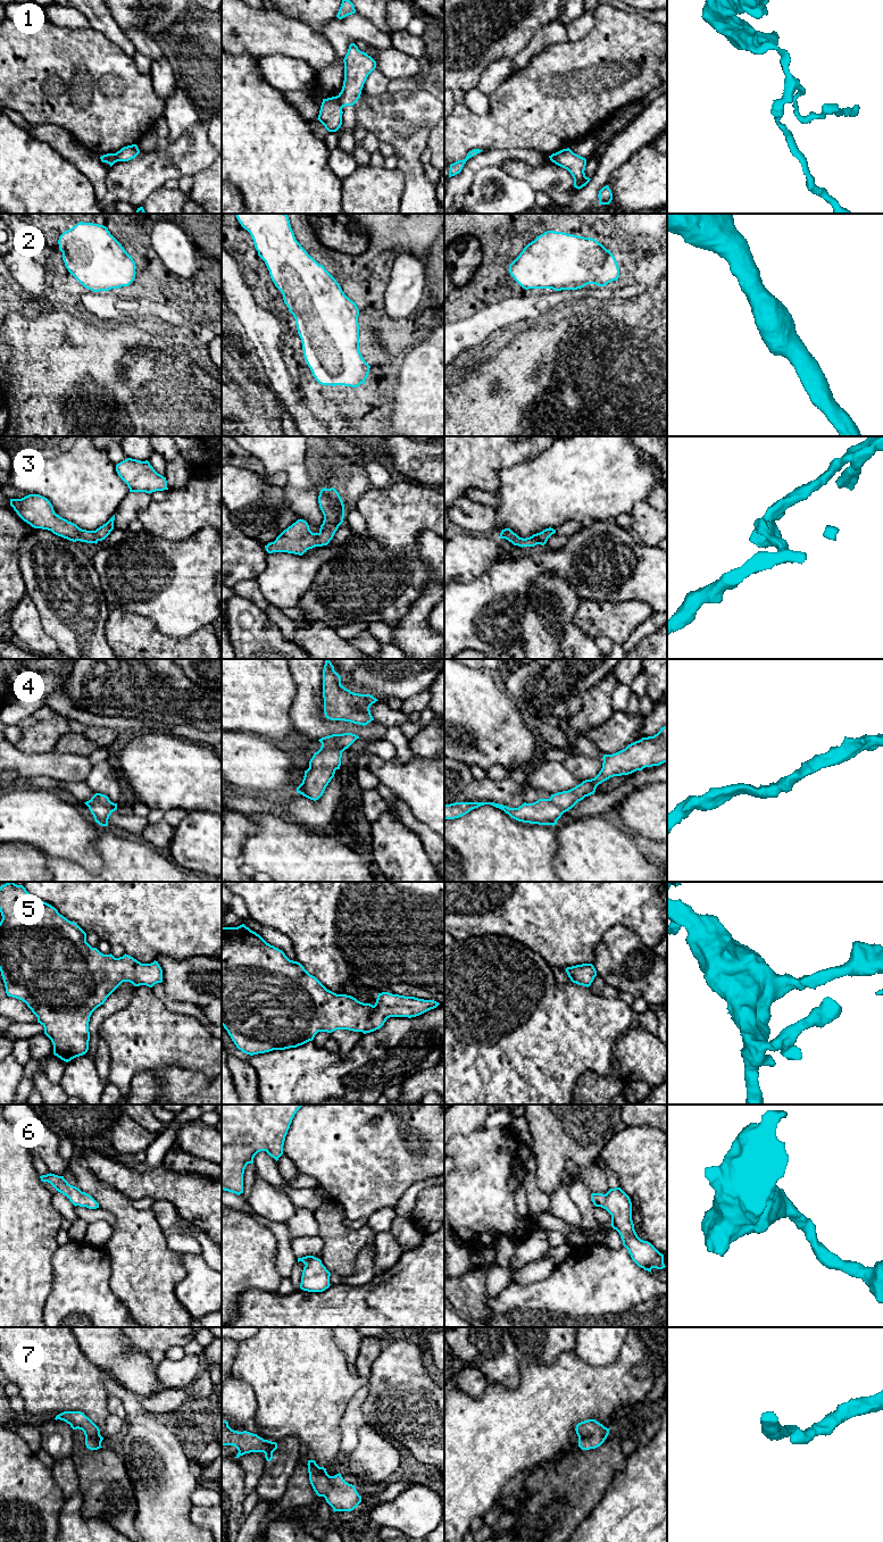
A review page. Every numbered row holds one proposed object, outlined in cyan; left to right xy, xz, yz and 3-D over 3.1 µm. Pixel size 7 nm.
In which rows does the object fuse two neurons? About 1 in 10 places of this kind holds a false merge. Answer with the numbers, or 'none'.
1

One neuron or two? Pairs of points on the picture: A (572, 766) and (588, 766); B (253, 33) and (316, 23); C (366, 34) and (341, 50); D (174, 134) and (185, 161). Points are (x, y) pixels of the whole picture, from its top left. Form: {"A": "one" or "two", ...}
{"A": "one", "B": "two", "C": "one", "D": "two"}

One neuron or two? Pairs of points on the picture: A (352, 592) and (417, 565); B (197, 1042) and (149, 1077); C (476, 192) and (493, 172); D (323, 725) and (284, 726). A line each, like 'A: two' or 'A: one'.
A: one
B: two
C: one
D: two

